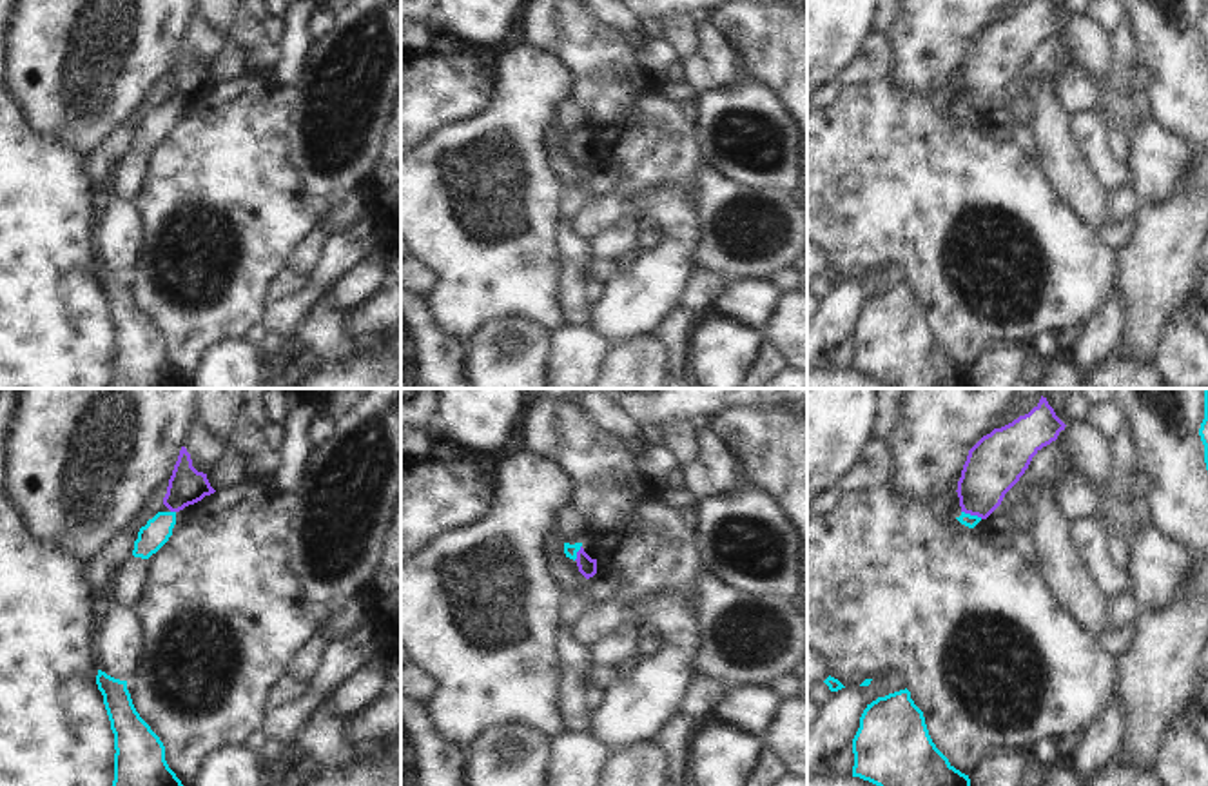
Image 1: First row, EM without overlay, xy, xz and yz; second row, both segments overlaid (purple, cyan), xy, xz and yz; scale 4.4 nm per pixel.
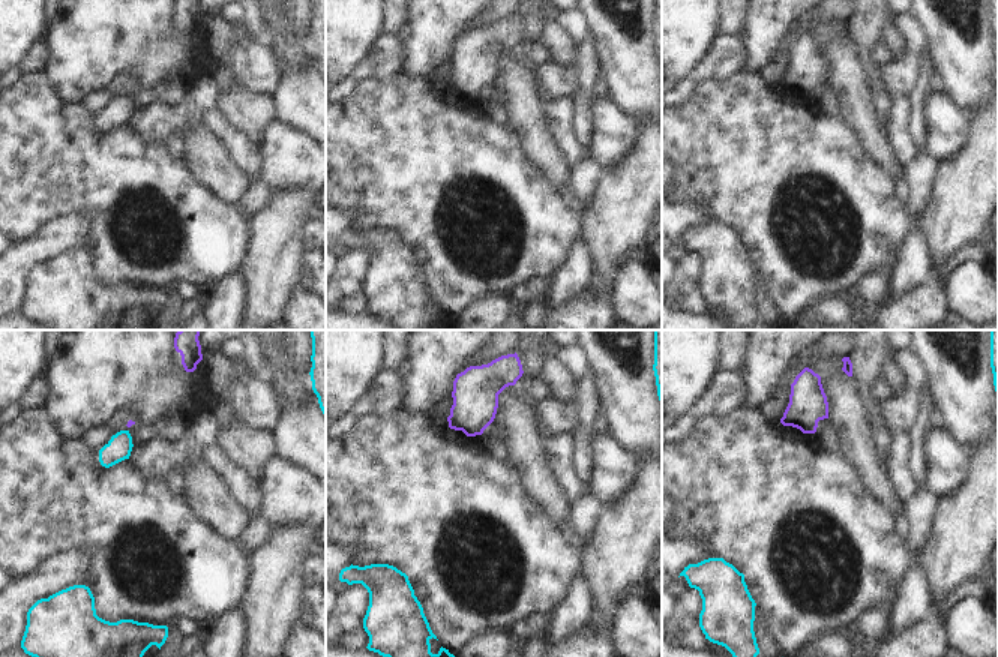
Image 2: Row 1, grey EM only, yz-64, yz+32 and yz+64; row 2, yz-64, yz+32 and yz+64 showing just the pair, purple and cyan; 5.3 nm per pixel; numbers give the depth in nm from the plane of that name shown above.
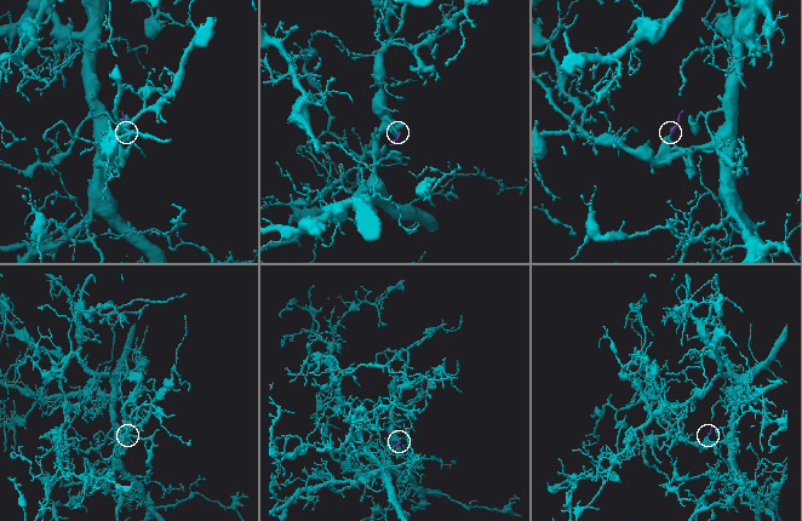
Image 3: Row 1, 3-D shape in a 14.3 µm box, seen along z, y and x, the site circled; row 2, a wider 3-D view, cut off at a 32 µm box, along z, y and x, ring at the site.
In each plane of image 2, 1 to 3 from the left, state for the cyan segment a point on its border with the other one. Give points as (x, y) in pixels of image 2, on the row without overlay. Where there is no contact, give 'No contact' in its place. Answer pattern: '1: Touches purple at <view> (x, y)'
1: No contact
2: No contact
3: No contact.

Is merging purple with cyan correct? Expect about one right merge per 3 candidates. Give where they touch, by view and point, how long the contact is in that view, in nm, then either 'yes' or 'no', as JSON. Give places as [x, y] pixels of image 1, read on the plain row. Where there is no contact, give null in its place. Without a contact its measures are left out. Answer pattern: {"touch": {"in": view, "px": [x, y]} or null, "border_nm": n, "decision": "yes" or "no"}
{"touch": {"in": "yz", "px": [973, 108]}, "border_nm": 100, "decision": "yes"}

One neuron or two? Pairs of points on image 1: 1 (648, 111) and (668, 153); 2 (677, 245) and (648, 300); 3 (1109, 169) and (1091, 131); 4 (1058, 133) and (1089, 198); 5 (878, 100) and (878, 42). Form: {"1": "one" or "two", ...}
{"1": "one", "2": "one", "3": "one", "4": "one", "5": "two"}

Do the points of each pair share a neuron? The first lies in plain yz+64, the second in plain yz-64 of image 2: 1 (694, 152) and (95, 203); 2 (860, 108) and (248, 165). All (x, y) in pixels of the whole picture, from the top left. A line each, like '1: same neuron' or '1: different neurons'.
1: same neuron
2: different neurons

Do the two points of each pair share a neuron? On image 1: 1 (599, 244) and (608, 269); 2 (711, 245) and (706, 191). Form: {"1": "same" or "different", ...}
{"1": "different", "2": "same"}

